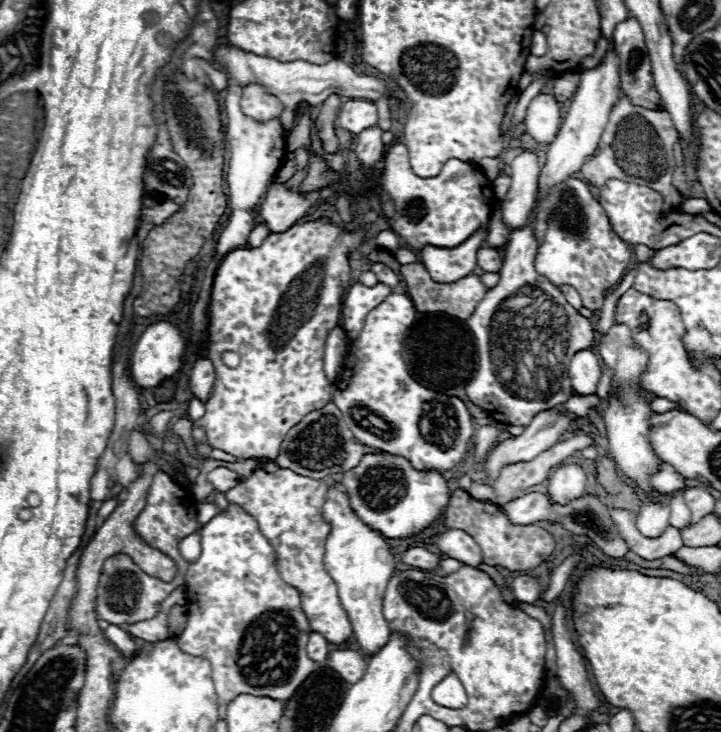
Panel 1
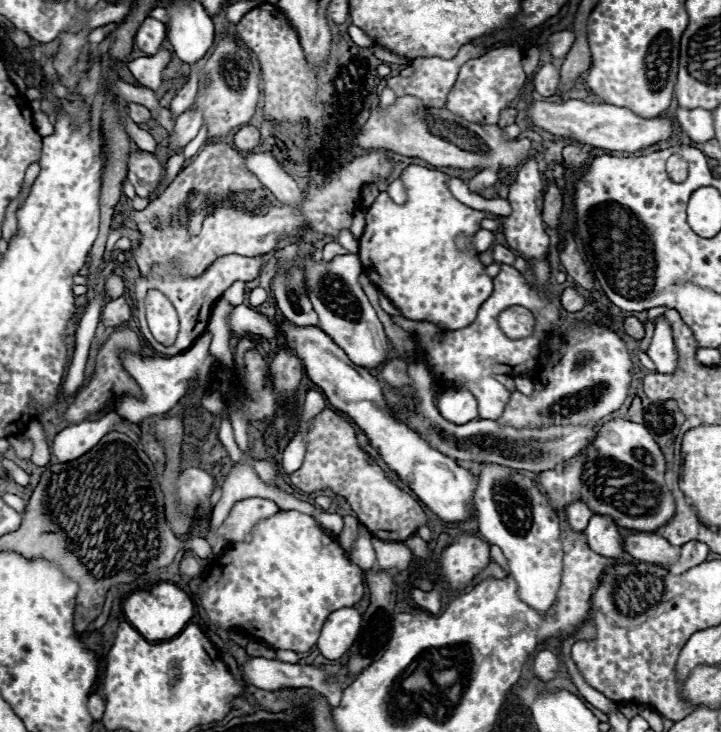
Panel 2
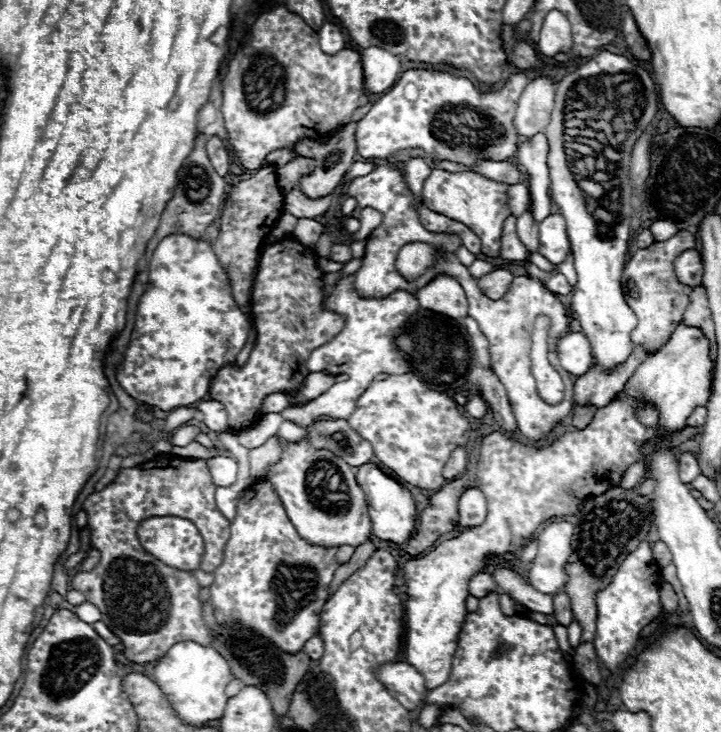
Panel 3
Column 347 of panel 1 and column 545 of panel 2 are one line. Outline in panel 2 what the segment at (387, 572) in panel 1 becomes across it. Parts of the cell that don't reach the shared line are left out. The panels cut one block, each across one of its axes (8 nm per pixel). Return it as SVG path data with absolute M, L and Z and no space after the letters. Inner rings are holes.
M488 462L480 466L474 492L478 532L490 544L502 548L518 584L520 598L532 608L546 612L556 598L562 576L562 542L556 510L548 504L548 498L538 490L536 482L522 472Z

